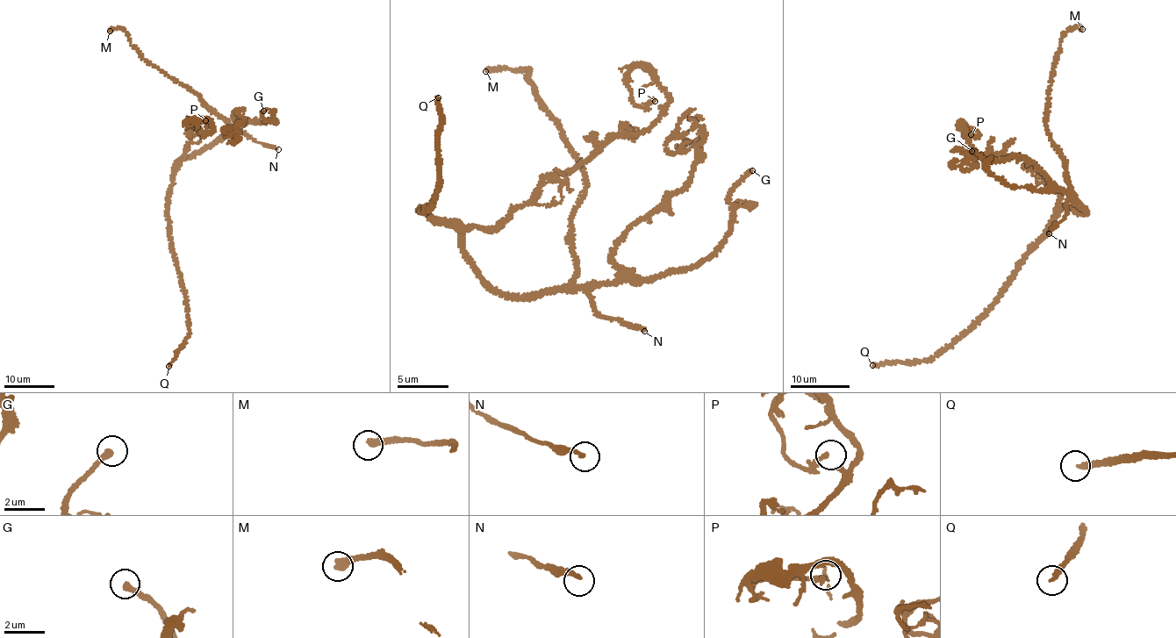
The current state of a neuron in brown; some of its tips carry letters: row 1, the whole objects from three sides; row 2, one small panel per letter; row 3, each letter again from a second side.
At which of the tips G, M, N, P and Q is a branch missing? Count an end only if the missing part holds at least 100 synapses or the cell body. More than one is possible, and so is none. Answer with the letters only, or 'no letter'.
M, Q

